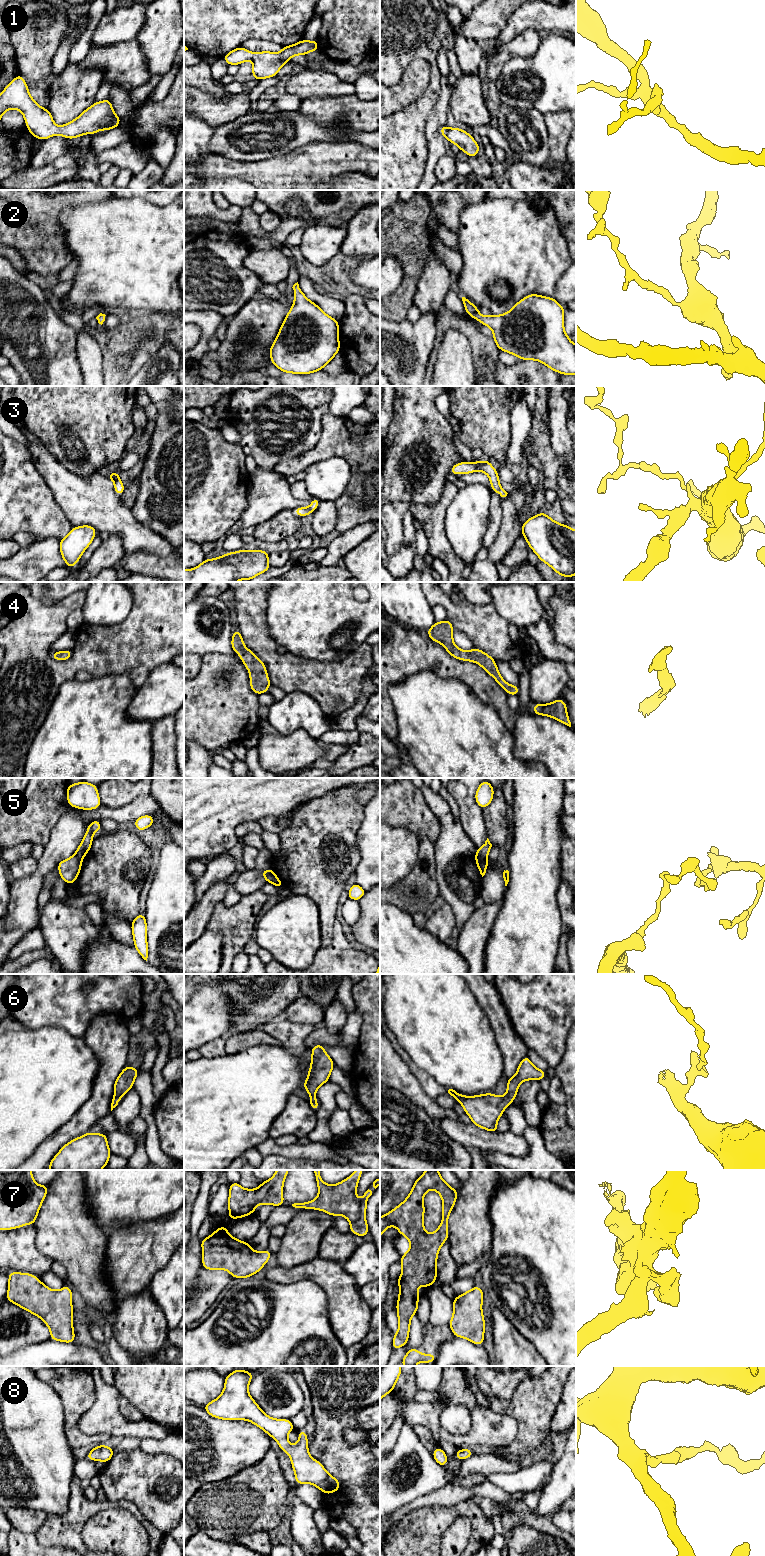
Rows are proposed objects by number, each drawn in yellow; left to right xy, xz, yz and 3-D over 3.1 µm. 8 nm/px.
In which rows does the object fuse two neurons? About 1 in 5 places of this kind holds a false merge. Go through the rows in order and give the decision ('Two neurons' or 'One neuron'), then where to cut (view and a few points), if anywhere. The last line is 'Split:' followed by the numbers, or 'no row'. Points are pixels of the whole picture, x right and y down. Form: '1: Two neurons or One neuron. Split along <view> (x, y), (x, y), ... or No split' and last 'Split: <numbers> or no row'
1: One neuron. No split
2: One neuron. No split
3: One neuron. No split
4: One neuron. No split
5: Two neurons. Split along yz (476, 852), (485, 859)
6: One neuron. No split
7: One neuron. No split
8: One neuron. No split
Split: 5

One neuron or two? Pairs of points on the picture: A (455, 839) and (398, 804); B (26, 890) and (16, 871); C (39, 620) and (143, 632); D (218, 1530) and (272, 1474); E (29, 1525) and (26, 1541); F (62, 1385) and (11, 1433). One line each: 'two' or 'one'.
A: two
B: two
C: one
D: one
E: two
F: two

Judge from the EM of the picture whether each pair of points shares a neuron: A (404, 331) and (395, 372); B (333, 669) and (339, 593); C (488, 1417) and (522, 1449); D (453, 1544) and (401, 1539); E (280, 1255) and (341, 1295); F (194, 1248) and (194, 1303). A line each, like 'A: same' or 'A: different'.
A: same
B: different
C: different
D: different
E: different
F: different

